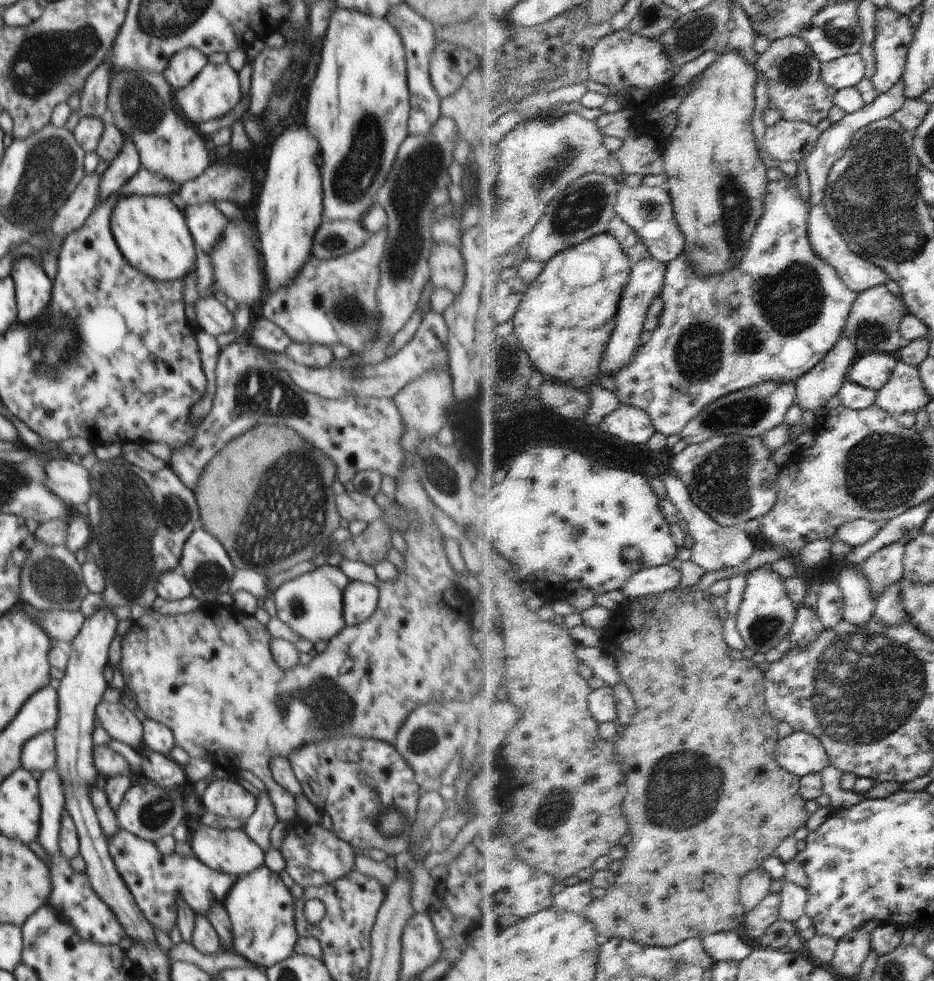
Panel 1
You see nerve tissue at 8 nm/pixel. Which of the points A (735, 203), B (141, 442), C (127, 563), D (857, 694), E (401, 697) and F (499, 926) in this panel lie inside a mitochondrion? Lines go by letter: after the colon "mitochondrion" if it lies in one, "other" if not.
A: mitochondrion
B: other
C: mitochondrion
D: mitochondrion
E: other
F: other

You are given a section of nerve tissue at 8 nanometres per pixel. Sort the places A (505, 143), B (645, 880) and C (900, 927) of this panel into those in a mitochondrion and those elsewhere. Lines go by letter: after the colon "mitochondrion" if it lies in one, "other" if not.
A: other
B: other
C: other

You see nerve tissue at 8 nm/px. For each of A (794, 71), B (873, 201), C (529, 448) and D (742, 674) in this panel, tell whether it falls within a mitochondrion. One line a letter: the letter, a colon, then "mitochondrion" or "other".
A: mitochondrion
B: mitochondrion
C: other
D: other

